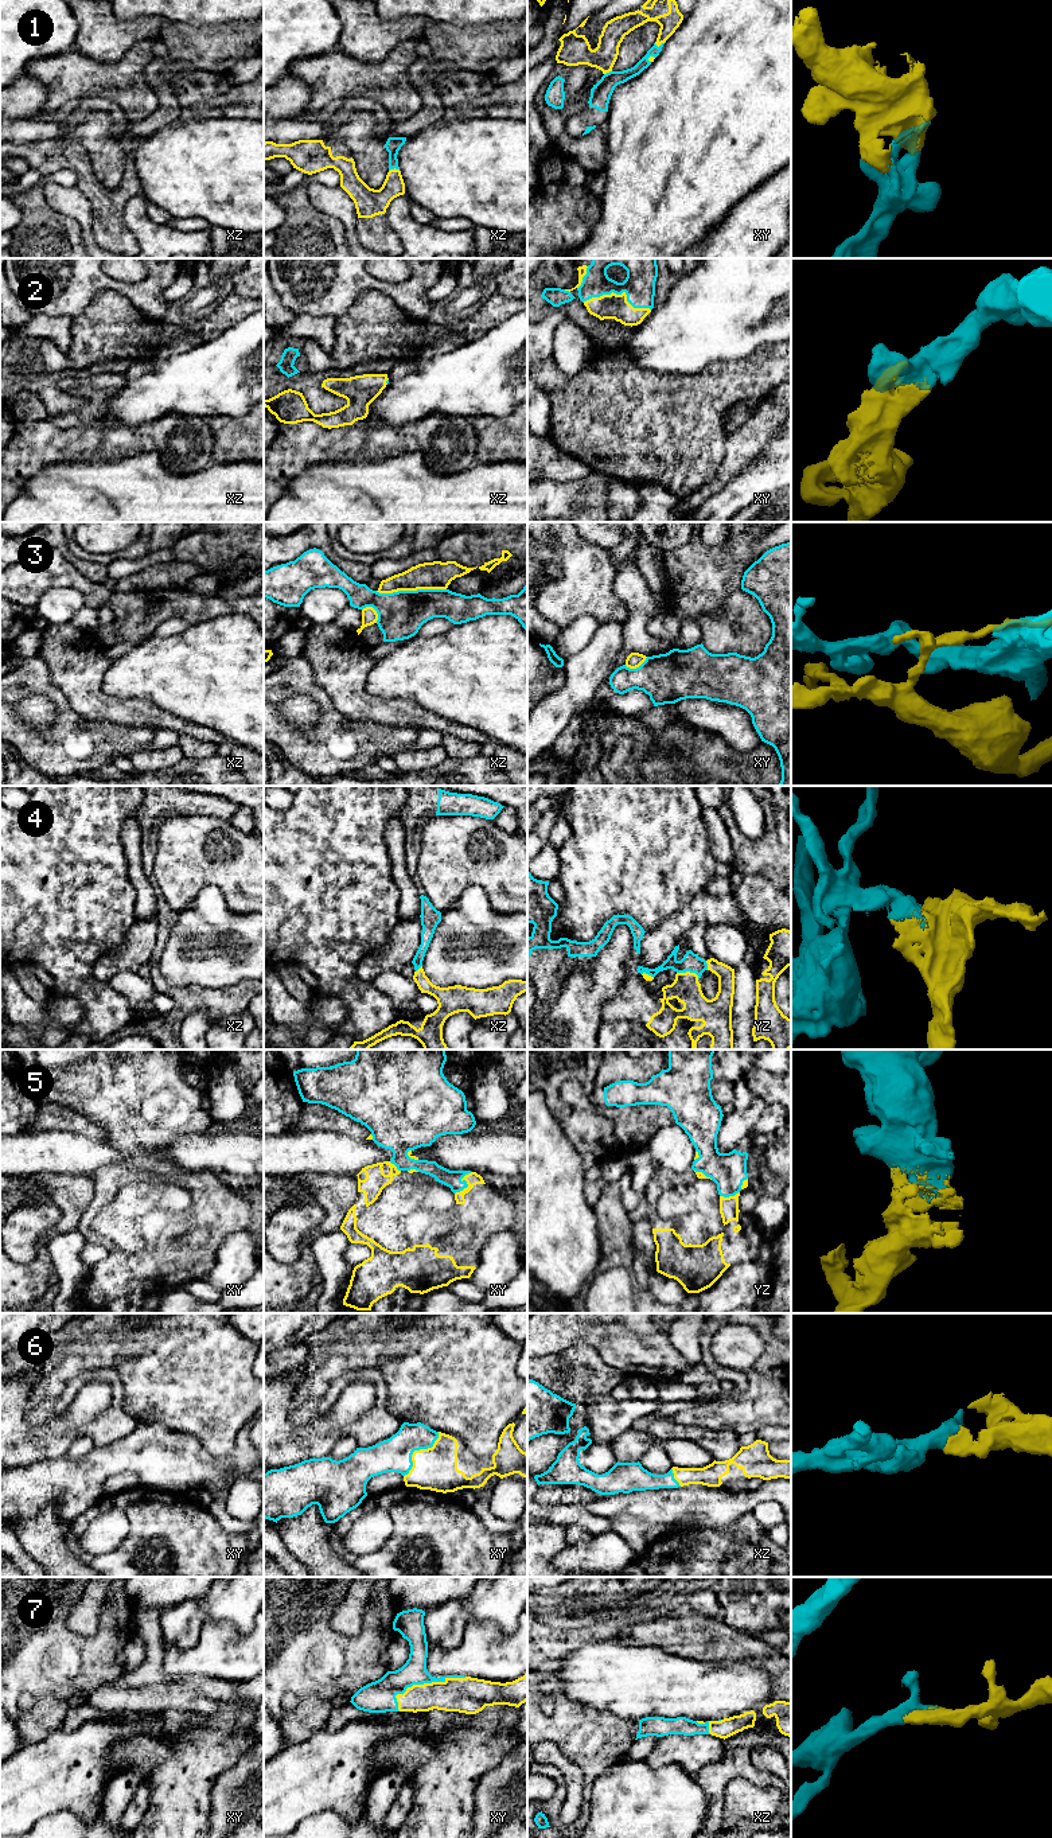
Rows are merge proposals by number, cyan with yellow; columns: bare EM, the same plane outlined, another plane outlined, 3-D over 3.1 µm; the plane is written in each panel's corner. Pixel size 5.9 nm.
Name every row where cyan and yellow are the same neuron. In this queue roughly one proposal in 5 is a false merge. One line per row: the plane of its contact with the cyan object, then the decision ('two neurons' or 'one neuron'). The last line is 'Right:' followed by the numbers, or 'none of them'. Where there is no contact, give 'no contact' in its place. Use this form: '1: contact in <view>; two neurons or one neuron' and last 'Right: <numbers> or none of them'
1: contact in xy; one neuron
2: contact in xy; one neuron
3: contact in xz; two neurons
4: contact in yz; one neuron
5: contact in xy; one neuron
6: contact in xy; one neuron
7: contact in xy; one neuron
Right: 1, 2, 4, 5, 6, 7

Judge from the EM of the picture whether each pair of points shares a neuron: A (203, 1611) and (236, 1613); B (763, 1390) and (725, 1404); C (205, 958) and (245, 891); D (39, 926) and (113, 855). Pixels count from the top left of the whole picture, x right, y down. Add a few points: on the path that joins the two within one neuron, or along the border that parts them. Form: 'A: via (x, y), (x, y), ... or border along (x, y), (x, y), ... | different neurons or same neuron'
A: via (211, 1611), (228, 1611) | same neuron
B: via (754, 1400), (749, 1404), (735, 1404) | same neuron
C: border along (214, 886), (219, 888), (233, 912), (249, 912) | different neurons
D: via (58, 907), (94, 871) | same neuron

